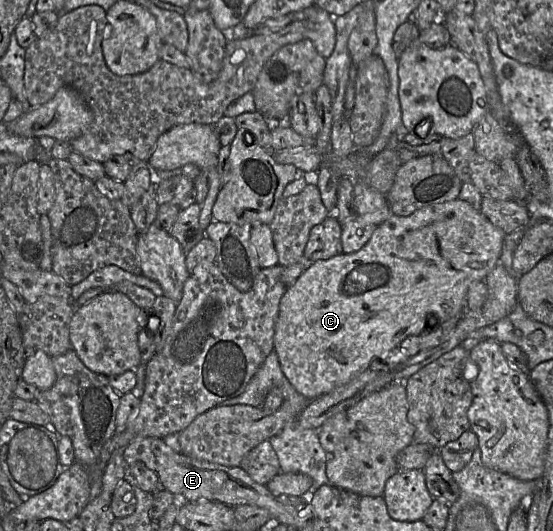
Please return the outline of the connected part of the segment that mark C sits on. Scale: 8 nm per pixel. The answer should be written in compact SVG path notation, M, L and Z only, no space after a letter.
M456 198L449 202L418 209L409 216L391 214L381 225L377 226L369 241L360 250L310 263L296 282L286 289L279 305L274 334L274 350L285 377L298 393L312 401L348 383L353 377L369 368L374 358L398 348L408 336L419 336L426 331L433 330L439 323L462 316L466 311L468 287L474 281L484 281L486 275L499 263L504 238L505 233L493 225L479 209Z

